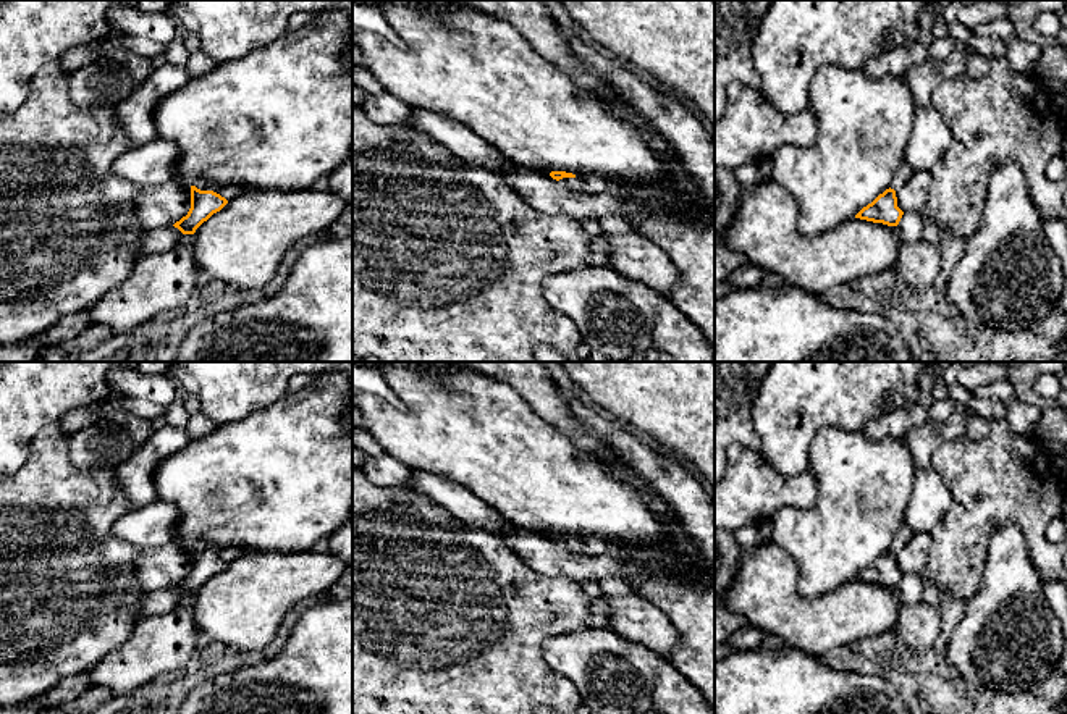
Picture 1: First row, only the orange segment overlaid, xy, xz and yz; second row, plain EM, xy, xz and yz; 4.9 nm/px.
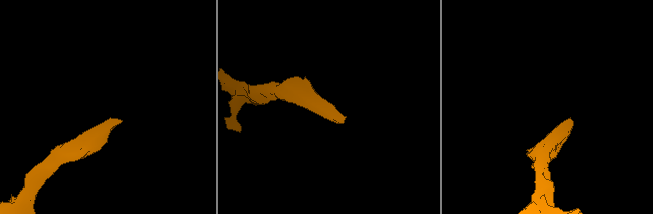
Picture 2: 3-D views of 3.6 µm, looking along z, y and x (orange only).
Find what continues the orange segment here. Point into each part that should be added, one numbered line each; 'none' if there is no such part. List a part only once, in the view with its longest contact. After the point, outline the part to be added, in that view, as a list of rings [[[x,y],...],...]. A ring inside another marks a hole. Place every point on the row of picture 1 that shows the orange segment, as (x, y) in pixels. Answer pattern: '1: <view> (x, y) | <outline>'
1: xy (228, 194) | [[[205,181],[197,183],[196,187],[200,191],[213,191],[220,194],[221,197],[225,197],[228,202],[241,192],[239,189],[225,189]]]

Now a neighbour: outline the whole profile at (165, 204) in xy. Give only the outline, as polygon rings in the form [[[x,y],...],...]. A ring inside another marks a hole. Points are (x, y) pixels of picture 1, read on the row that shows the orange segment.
[[[176,179],[142,189],[134,204],[137,221],[146,231],[175,225],[189,208],[191,186]]]

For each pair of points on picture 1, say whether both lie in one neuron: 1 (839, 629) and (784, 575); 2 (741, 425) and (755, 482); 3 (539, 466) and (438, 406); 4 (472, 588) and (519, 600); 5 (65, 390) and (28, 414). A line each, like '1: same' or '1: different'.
1: same
2: different
3: same
4: same
5: same

